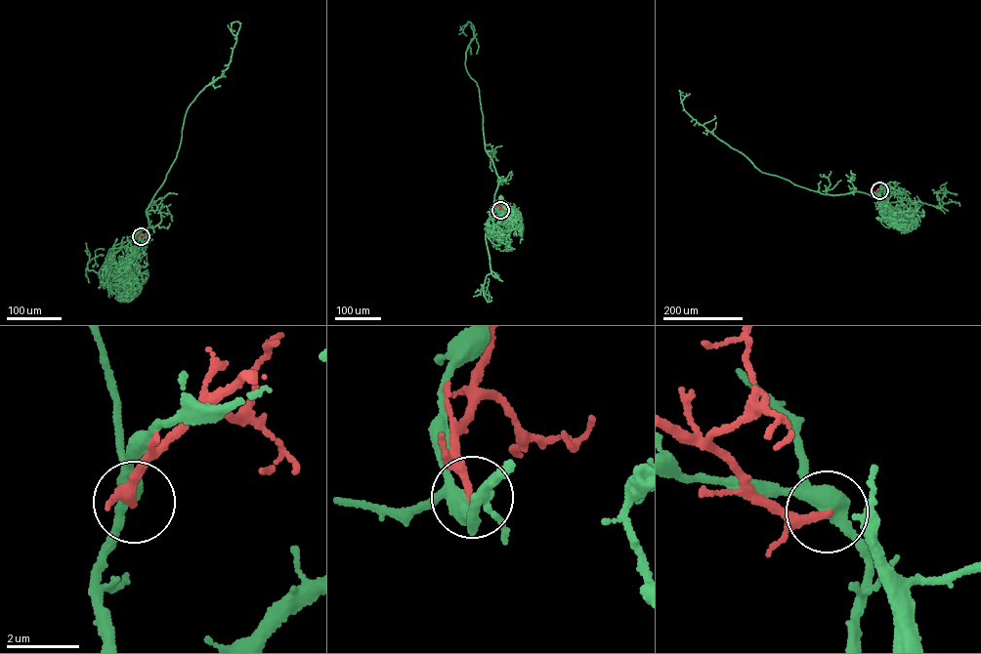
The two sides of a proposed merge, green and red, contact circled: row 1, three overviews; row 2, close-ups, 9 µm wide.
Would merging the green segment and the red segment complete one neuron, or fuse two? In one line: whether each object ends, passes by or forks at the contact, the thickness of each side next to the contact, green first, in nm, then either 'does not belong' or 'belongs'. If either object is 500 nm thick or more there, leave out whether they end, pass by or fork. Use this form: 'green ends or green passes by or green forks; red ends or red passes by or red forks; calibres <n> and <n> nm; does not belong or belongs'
green forks; red passes by; calibres 360 and 170 nm; does not belong

